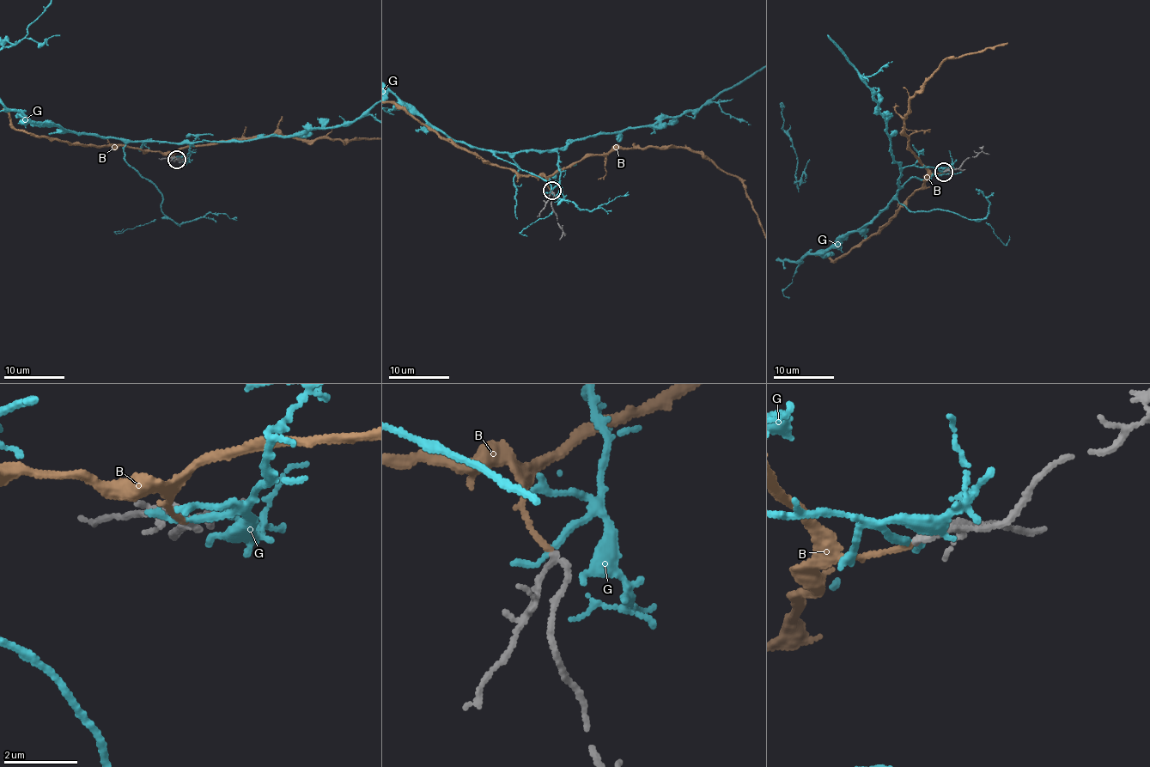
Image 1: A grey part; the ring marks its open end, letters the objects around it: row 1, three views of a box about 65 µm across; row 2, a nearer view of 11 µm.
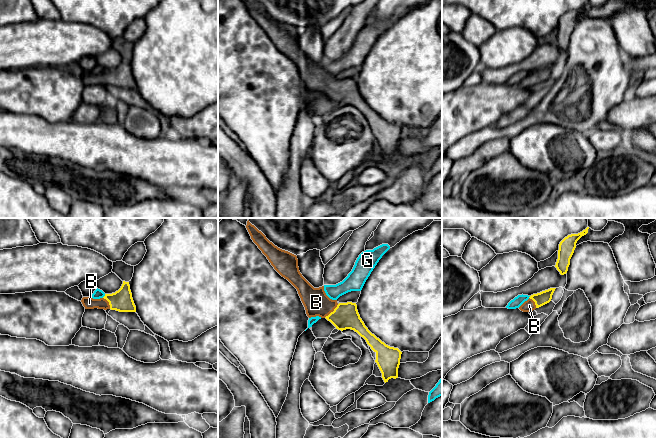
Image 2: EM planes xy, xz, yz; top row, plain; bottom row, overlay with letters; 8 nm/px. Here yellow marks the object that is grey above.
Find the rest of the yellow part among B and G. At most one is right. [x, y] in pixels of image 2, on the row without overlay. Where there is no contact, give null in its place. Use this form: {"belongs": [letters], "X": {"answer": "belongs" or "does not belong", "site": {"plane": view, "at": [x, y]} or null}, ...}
{"belongs": ["B"], "B": {"answer": "belongs", "site": {"plane": "xz", "at": [331, 88]}}, "G": {"answer": "does not belong", "site": {"plane": "xy", "at": [104, 72]}}}

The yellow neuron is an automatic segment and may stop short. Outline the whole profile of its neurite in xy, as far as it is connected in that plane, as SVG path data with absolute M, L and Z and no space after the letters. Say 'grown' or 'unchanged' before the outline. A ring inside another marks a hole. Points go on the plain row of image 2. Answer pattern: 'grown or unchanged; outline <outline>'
grown; outline M123 57L121 64L112 70L105 70L103 74L93 75L83 73L81 76L85 85L111 85L119 88L136 88L129 58Z

